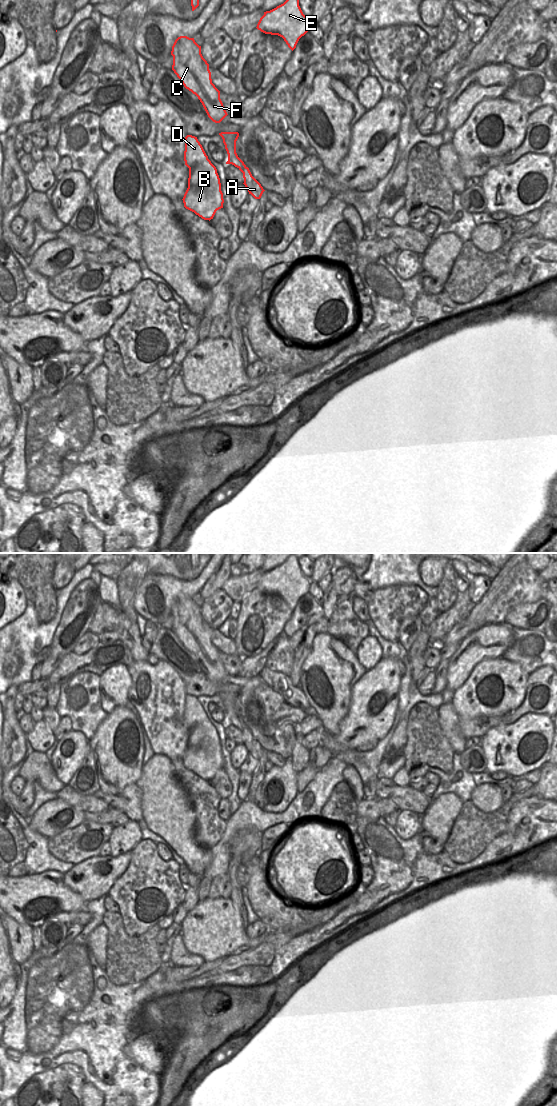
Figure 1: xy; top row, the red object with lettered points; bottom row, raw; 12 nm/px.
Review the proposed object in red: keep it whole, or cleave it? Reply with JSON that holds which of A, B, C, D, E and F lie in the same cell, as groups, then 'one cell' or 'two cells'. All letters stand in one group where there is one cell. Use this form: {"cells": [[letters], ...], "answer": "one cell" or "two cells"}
{"cells": [["A"], ["B", "C", "D", "E", "F"]], "answer": "two cells"}

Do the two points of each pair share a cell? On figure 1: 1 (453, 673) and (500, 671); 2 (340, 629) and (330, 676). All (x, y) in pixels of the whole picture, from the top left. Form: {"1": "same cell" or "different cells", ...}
{"1": "different cells", "2": "different cells"}

